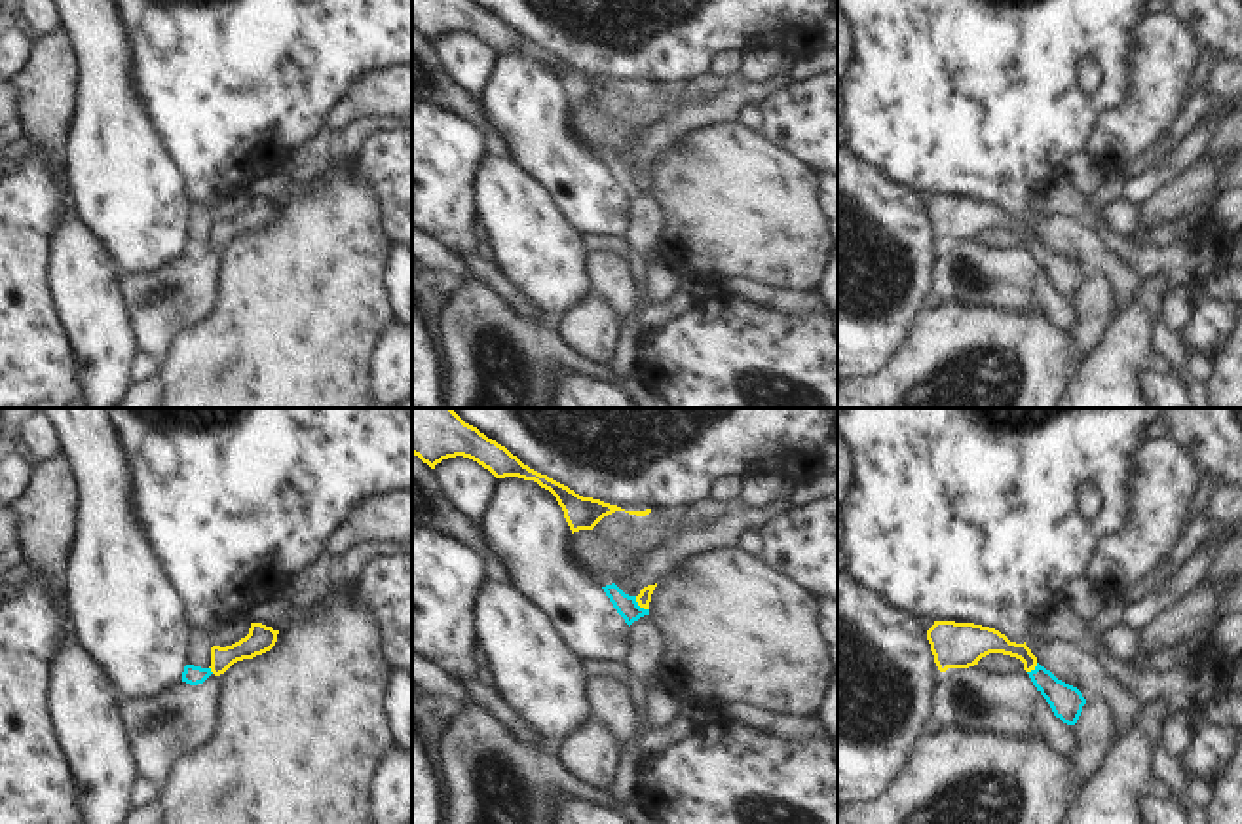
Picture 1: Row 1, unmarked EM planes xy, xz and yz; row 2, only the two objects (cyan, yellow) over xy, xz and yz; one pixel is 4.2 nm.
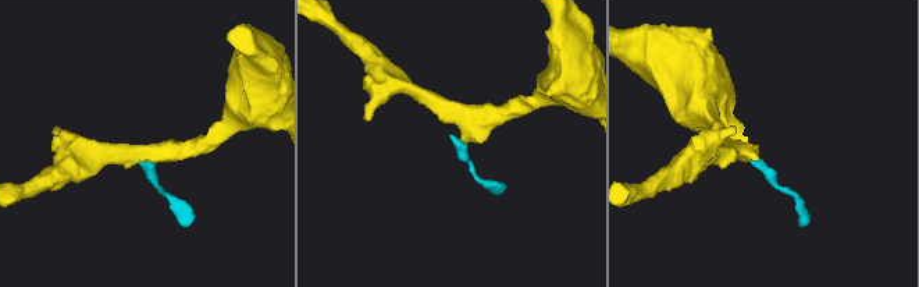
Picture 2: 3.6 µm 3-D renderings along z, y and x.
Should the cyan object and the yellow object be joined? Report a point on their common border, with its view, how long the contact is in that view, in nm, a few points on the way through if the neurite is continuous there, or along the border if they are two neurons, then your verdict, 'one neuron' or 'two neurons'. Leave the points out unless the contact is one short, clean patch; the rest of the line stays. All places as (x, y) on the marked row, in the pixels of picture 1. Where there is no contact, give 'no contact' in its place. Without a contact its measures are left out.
xz (639, 606) | 90 nm | across xz (627, 606), (639, 606), (644, 597) | one neuron

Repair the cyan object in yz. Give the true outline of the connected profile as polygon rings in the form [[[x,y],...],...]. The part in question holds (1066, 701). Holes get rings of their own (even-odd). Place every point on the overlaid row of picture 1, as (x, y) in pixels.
[[[934,621],[927,630],[927,640],[940,672],[974,666],[989,653],[1020,659],[1024,670],[1029,674],[1037,691],[1046,699],[1054,716],[1067,725],[1077,723],[1082,706],[1086,704],[1086,699],[1077,687],[1058,680],[1050,670],[1037,663],[1037,657],[1026,642],[1010,642],[995,628],[974,623]]]

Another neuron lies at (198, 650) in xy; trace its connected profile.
[[[192,628],[186,644],[186,665],[209,668],[211,666],[211,634],[203,628]]]

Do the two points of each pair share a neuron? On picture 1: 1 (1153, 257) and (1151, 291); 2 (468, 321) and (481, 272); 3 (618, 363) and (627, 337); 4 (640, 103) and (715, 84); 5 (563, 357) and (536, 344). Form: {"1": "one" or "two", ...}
{"1": "two", "2": "two", "3": "one", "4": "one", "5": "one"}

